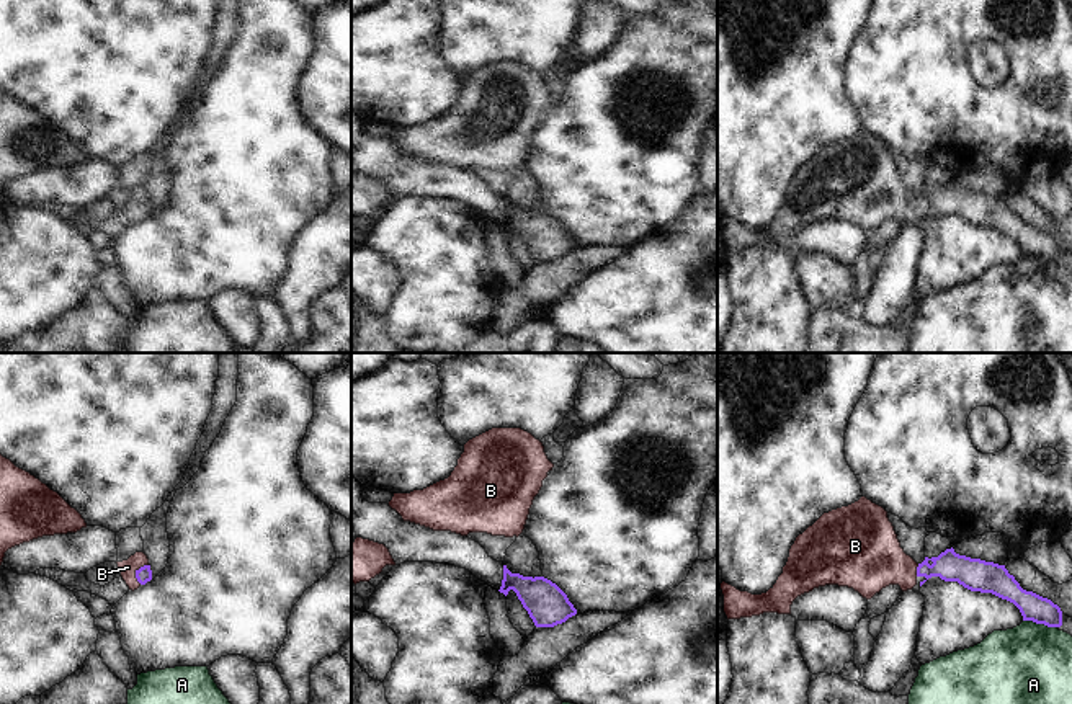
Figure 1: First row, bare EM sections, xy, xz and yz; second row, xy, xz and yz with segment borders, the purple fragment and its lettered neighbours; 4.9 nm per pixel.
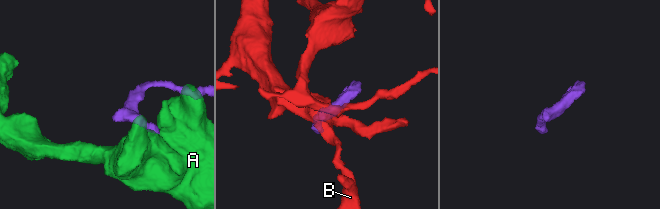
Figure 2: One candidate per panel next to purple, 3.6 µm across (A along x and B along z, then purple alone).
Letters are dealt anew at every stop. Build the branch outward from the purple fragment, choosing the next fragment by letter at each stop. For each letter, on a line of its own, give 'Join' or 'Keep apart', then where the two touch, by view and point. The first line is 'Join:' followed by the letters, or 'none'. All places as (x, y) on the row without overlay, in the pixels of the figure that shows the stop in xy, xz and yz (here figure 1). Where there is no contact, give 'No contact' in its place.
Join: B
A: Keep apart. Touches purple at yz (1040, 257)
B: Join. Touches purple at xy (136, 206).

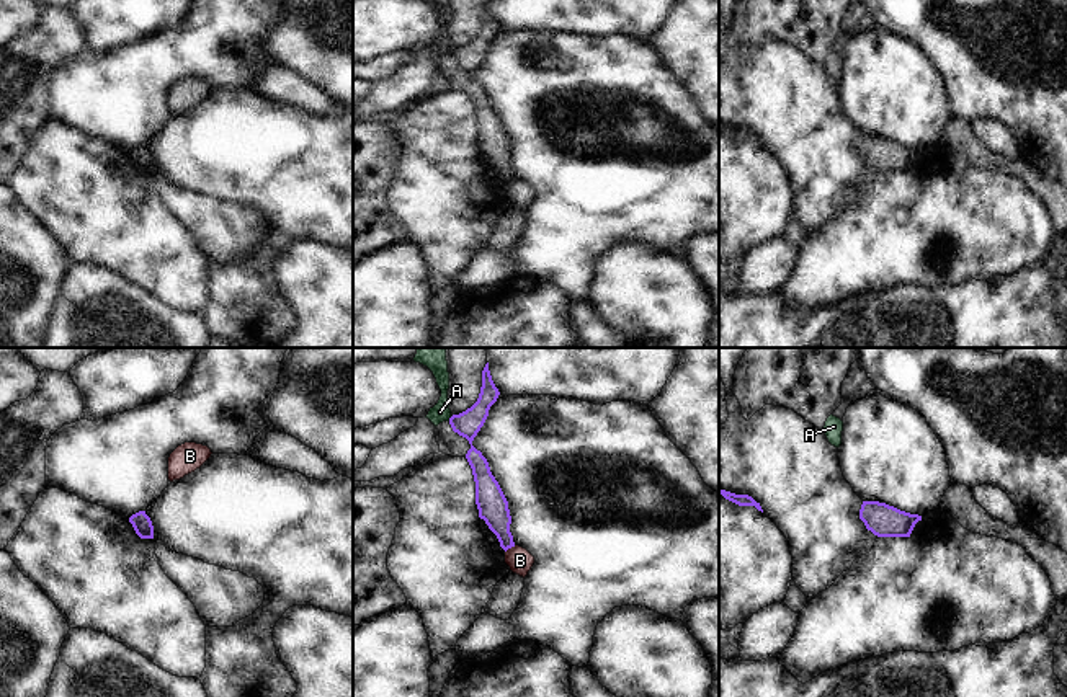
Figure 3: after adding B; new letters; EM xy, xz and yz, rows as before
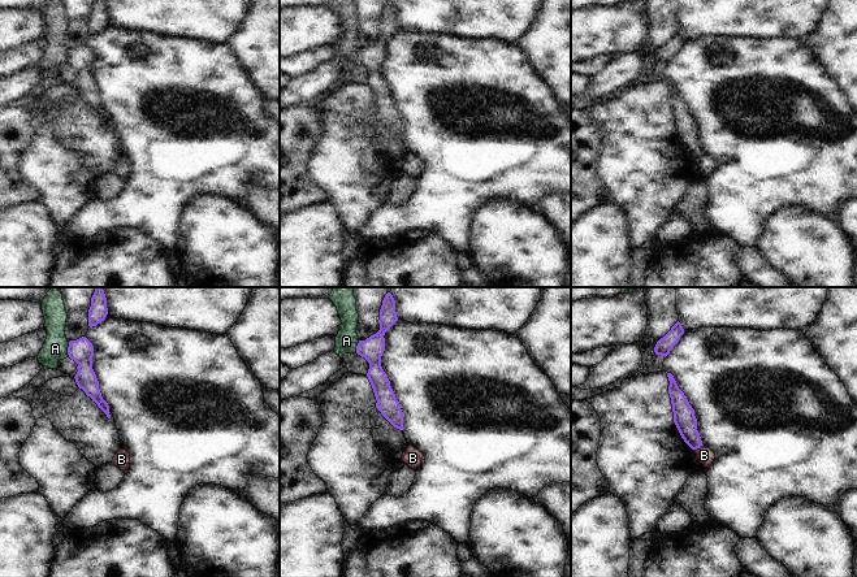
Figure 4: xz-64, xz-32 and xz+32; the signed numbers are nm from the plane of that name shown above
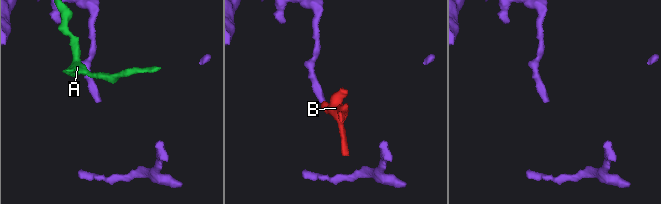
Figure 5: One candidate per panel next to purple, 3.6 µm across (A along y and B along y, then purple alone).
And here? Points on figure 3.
Join: none
A: Keep apart. Touches purple at xz (450, 53)
B: Keep apart. Touches purple at xz (510, 182).

